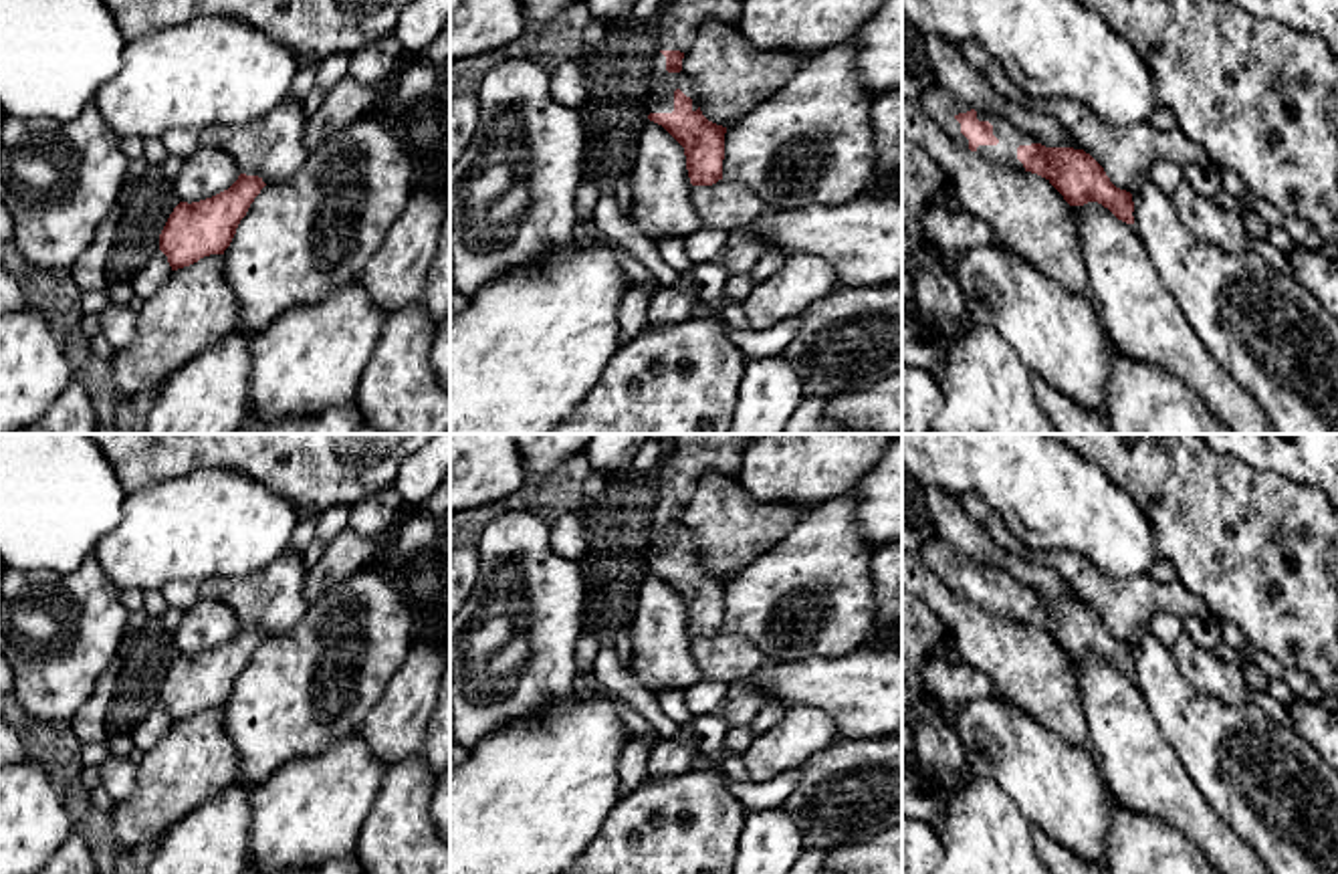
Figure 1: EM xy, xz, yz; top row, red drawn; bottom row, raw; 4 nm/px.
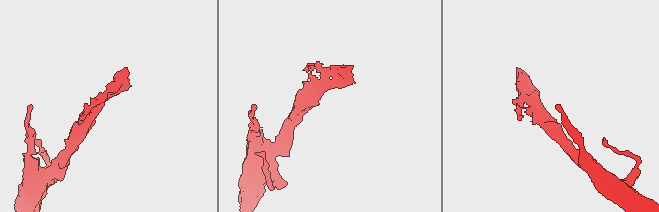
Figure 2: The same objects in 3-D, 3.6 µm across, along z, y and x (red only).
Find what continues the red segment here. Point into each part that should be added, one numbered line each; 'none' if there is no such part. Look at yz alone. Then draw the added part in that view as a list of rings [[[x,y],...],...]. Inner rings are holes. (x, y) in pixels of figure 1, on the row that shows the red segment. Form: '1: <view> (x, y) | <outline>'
1: yz (1010, 138) | [[[977,111],[977,119],[989,121],[993,125],[993,135],[999,139],[997,145],[979,145],[977,153],[1005,168],[1025,170],[1023,163],[1017,159],[1017,147],[1037,141],[1023,129],[1009,123],[1003,115]]]

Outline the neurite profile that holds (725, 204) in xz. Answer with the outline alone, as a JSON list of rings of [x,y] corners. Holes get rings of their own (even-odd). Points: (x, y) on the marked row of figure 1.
[[[727,180],[712,186],[692,186],[690,202],[702,228],[741,228],[767,210],[749,186]]]

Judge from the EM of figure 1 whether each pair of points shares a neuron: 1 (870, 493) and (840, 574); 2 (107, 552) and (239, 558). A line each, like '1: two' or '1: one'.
1: two
2: one

